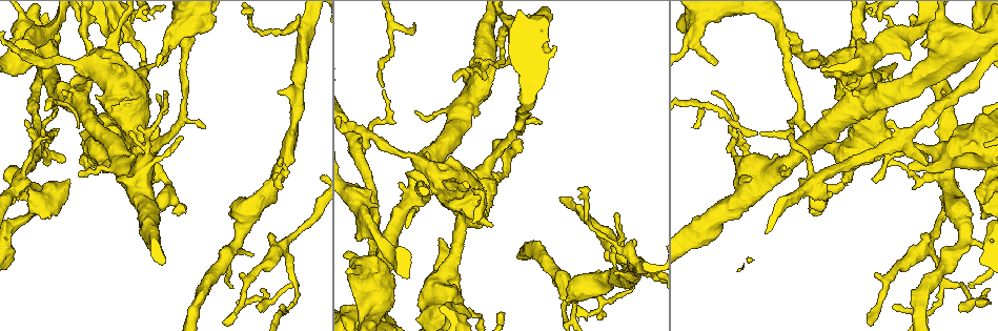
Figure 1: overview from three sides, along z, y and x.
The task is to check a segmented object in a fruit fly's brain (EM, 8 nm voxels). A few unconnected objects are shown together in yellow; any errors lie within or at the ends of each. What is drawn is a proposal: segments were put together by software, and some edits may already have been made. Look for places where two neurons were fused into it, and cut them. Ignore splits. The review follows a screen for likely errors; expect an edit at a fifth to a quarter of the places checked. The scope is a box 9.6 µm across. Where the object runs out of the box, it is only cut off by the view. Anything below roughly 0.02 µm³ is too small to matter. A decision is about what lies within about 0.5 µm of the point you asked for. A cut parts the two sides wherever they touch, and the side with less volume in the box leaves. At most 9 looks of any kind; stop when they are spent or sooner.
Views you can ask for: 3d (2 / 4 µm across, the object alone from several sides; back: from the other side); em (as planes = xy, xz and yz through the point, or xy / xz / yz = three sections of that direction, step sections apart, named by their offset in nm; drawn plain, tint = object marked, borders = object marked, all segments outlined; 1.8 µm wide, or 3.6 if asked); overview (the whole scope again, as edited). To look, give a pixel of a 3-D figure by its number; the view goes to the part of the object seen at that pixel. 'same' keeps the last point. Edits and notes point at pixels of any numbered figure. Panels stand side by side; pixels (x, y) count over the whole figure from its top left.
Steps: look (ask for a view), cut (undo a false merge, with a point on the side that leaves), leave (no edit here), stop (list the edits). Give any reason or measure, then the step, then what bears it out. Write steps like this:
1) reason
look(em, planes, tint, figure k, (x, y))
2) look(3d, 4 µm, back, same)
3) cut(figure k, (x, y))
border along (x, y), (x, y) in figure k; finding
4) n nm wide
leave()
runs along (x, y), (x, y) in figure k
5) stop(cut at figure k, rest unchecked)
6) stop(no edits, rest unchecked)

sudden change in width
look(3d, 4 µm, figure 1, (986, 55))

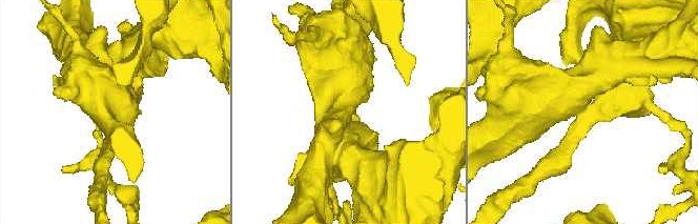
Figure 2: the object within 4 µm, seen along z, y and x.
look(em, 3.6 µm, planes, tint, figure 2, (582, 109))

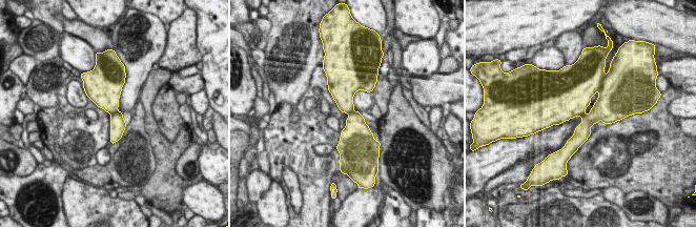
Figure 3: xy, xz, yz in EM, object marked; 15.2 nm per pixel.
cut(figure 3, (107, 99))
two neurons meet here

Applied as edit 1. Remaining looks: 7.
arms run side by side
look(em, planes, tint, figure 1, (129, 30))

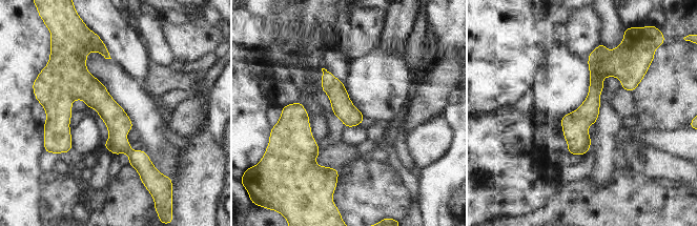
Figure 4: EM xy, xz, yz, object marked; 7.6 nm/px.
leave()
one neuron here

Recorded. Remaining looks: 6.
thick turns thin
look(em, planes, tint, figure 1, (988, 124))

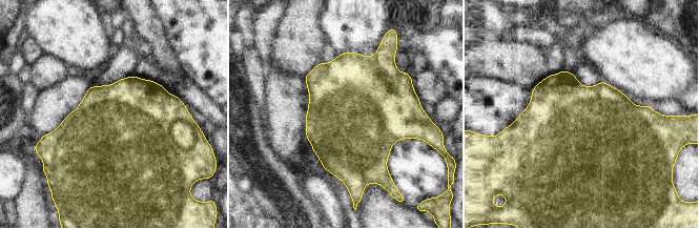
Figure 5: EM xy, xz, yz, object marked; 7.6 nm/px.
leave()
one neuron here

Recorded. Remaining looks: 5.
branch point
look(3d, 4 µm, figure 1, (239, 238))

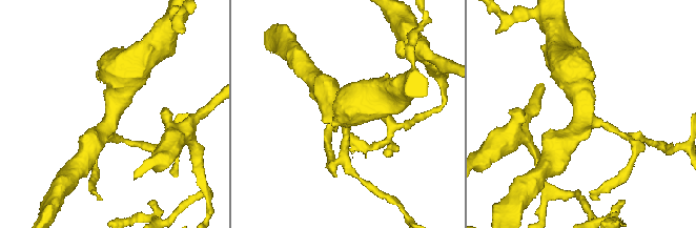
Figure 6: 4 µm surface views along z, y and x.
look(em, 3.6 µm, planes, tint, figure 6, (581, 115))

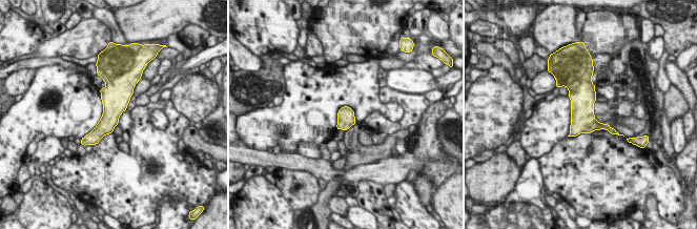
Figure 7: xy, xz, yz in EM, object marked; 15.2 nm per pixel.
280 nm wide
leave()
one neuron here

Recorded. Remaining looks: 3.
stop(cut at figure 3, rest unchecked)

